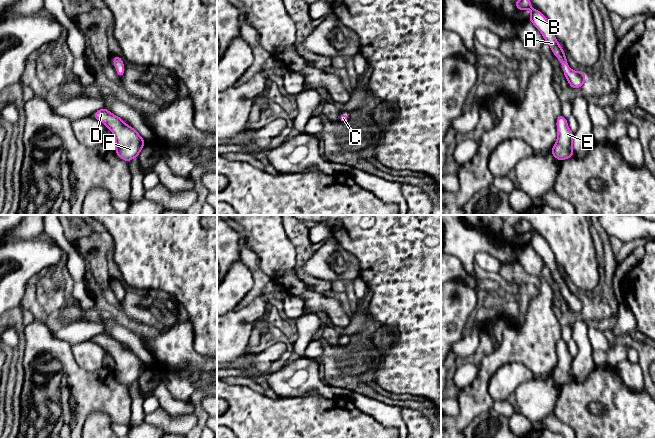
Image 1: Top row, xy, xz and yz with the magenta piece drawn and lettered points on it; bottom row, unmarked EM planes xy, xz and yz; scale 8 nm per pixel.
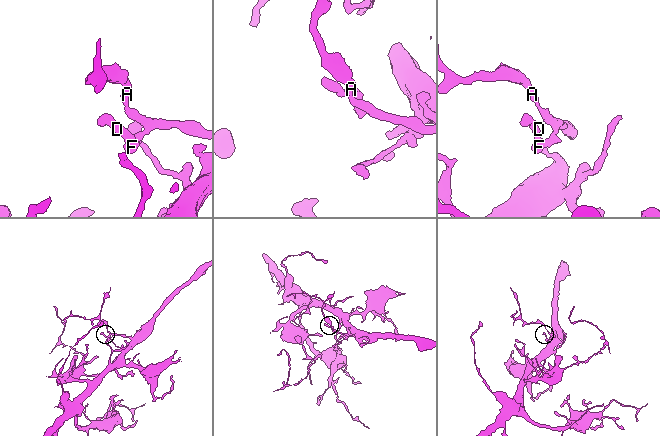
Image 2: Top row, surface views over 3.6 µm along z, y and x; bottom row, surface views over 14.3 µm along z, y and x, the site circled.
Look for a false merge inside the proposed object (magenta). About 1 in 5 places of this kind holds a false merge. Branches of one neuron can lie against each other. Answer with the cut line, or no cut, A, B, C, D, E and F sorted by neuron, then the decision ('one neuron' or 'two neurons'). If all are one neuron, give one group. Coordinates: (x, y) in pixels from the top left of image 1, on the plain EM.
no cut; A B C D E F; one neuron

